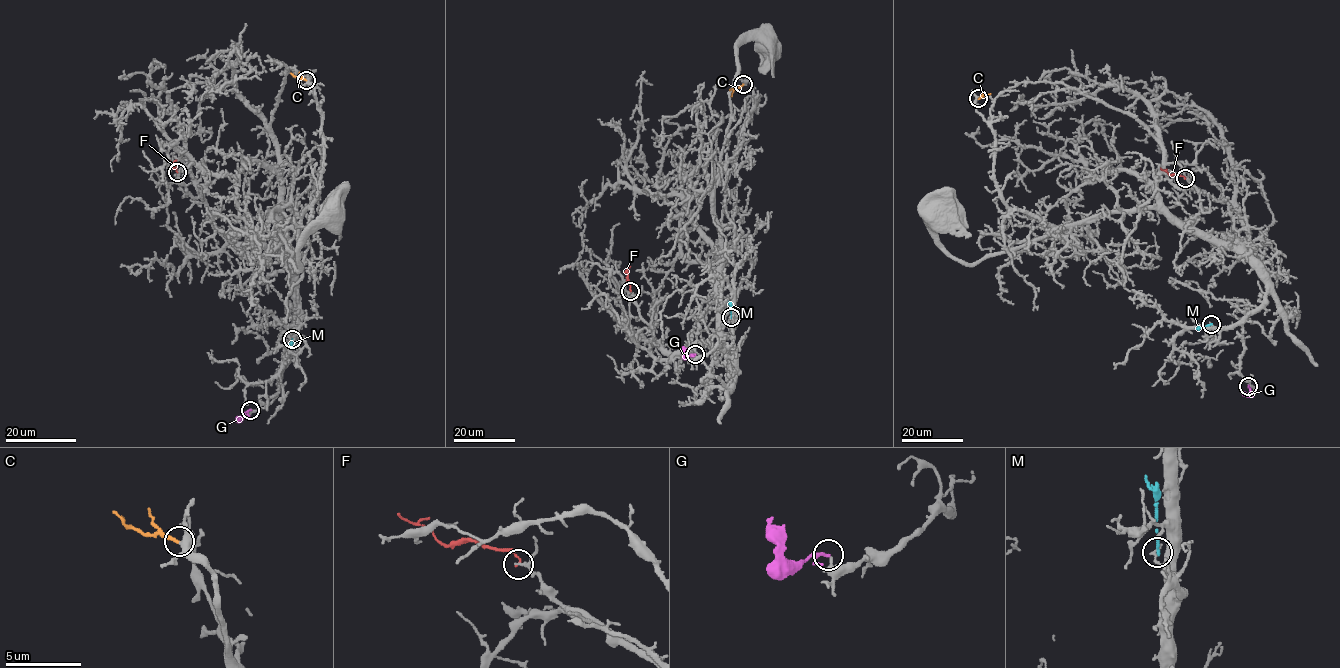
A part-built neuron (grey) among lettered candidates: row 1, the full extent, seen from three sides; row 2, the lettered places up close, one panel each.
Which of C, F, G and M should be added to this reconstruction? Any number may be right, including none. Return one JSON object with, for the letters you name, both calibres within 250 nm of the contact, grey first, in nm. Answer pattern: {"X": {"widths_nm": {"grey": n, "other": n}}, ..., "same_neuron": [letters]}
{"C": {"widths_nm": {"grey": 460, "other": 200}}, "same_neuron": ["C"]}

